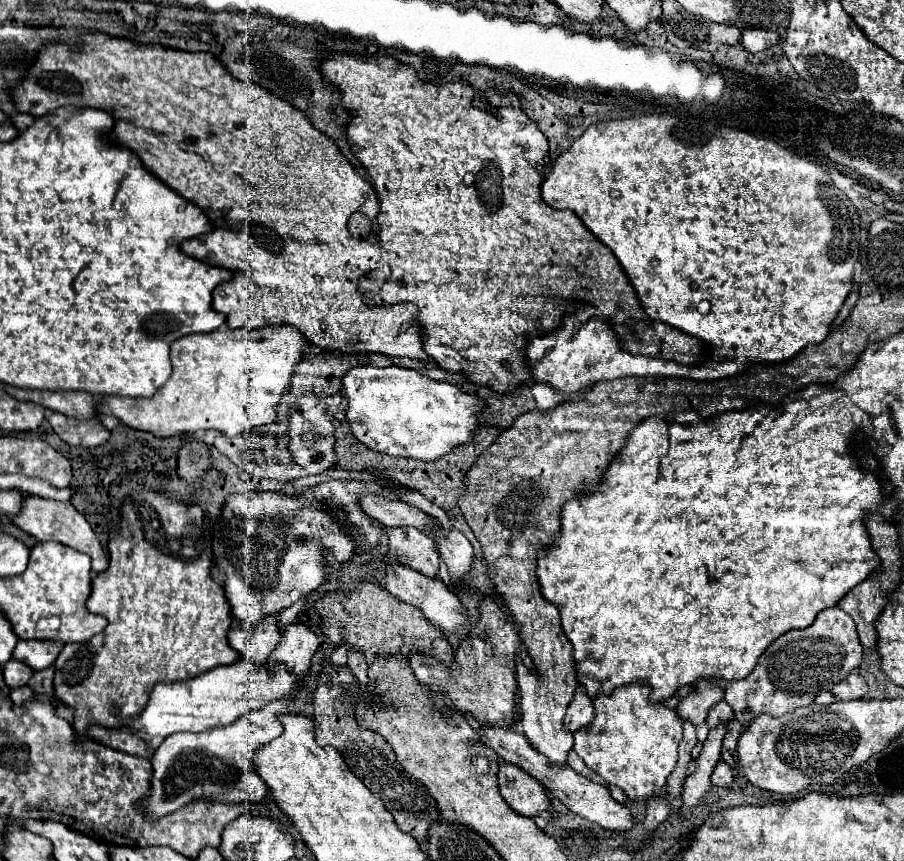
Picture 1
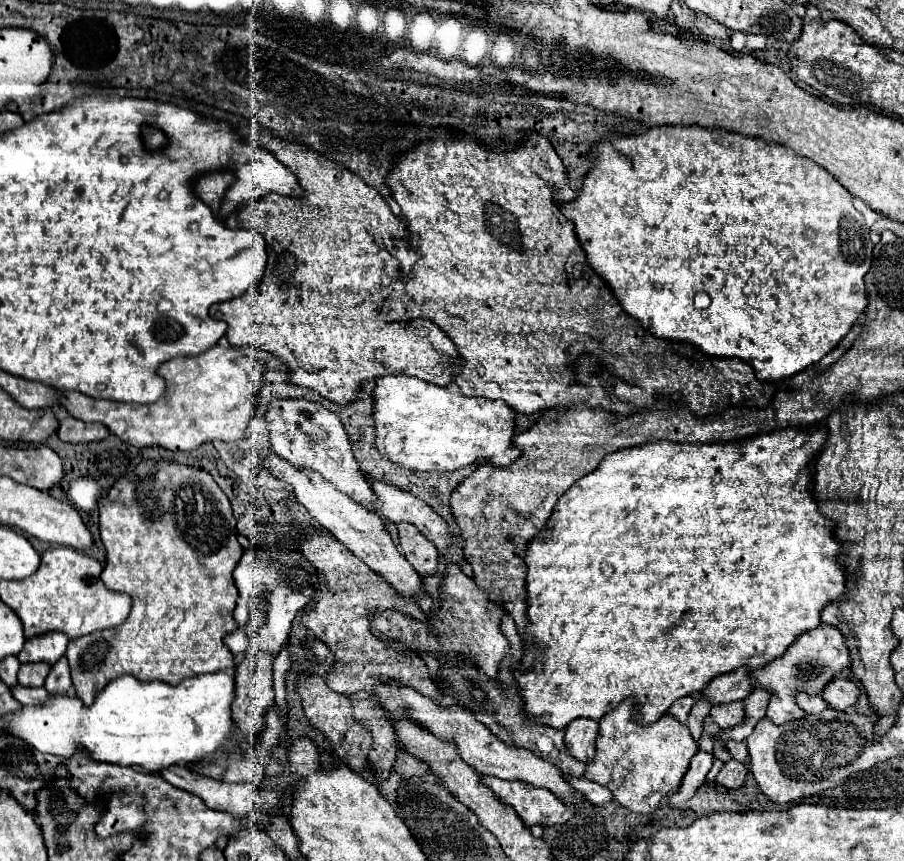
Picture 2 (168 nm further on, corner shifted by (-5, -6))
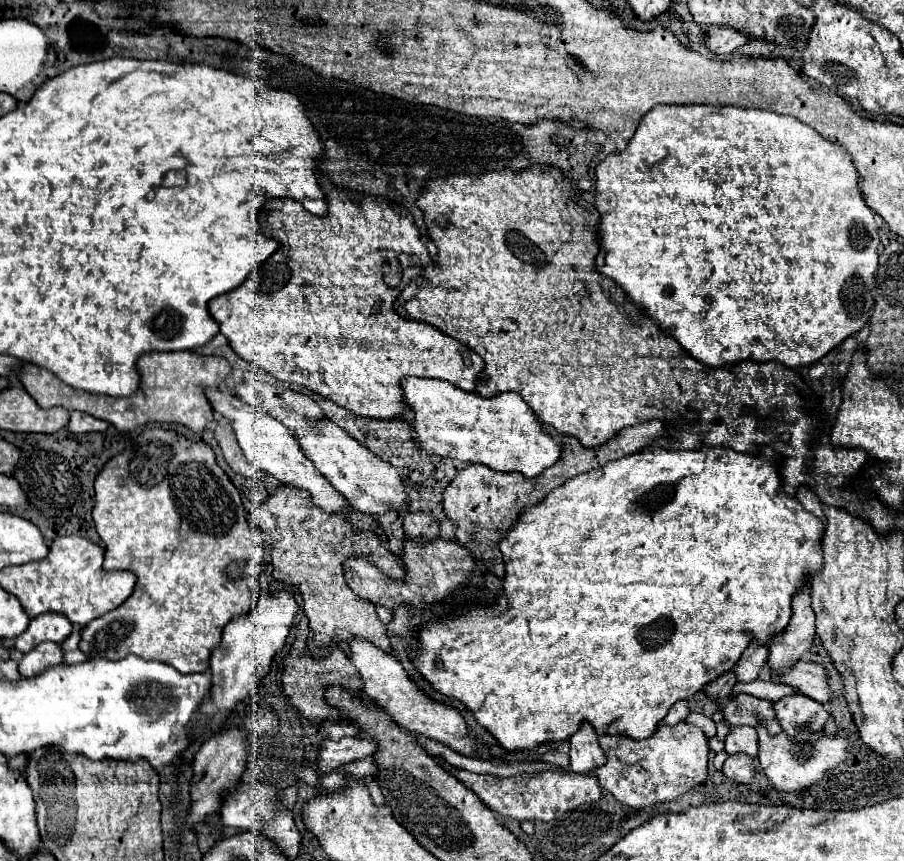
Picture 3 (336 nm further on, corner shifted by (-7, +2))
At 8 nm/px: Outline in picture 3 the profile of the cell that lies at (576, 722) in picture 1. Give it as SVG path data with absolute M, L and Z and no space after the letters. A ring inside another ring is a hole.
M584 722L584 726L570 738L570 770L590 772L602 764L606 764L606 754L598 744L596 732Z

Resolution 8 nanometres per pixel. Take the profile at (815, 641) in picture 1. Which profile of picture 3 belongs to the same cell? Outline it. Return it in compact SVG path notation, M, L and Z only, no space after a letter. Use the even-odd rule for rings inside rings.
M786 696L774 704L774 710L786 734L798 734L802 728L820 732L830 718L828 710L820 702L812 702L804 696Z

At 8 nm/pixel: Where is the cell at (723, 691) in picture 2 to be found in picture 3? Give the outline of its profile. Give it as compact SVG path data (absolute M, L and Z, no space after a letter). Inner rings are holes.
M750 642L750 646L744 650L742 658L734 666L734 672L740 682L752 682L758 678L760 670L764 668L768 660L768 646L760 642Z

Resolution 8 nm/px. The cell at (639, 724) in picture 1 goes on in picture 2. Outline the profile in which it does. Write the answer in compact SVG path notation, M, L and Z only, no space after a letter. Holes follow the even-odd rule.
M626 698L616 710L608 712L600 718L600 732L596 738L596 756L590 762L586 762L584 778L606 786L614 794L614 800L620 806L628 808L630 812L650 814L658 808L658 804L668 794L672 794L680 788L680 782L682 782L686 768L688 768L688 762L698 752L698 744L692 740L688 728L668 714L664 714L660 720L656 720L650 726L640 726L634 720L634 708L636 708L636 700Z

